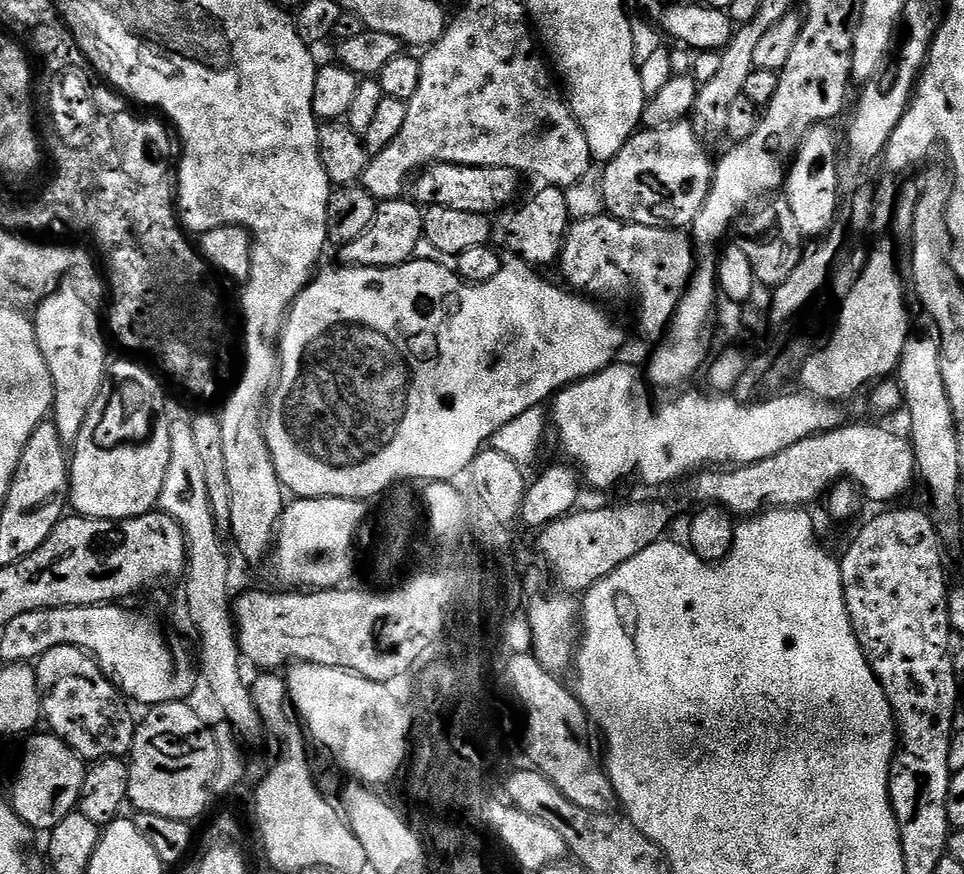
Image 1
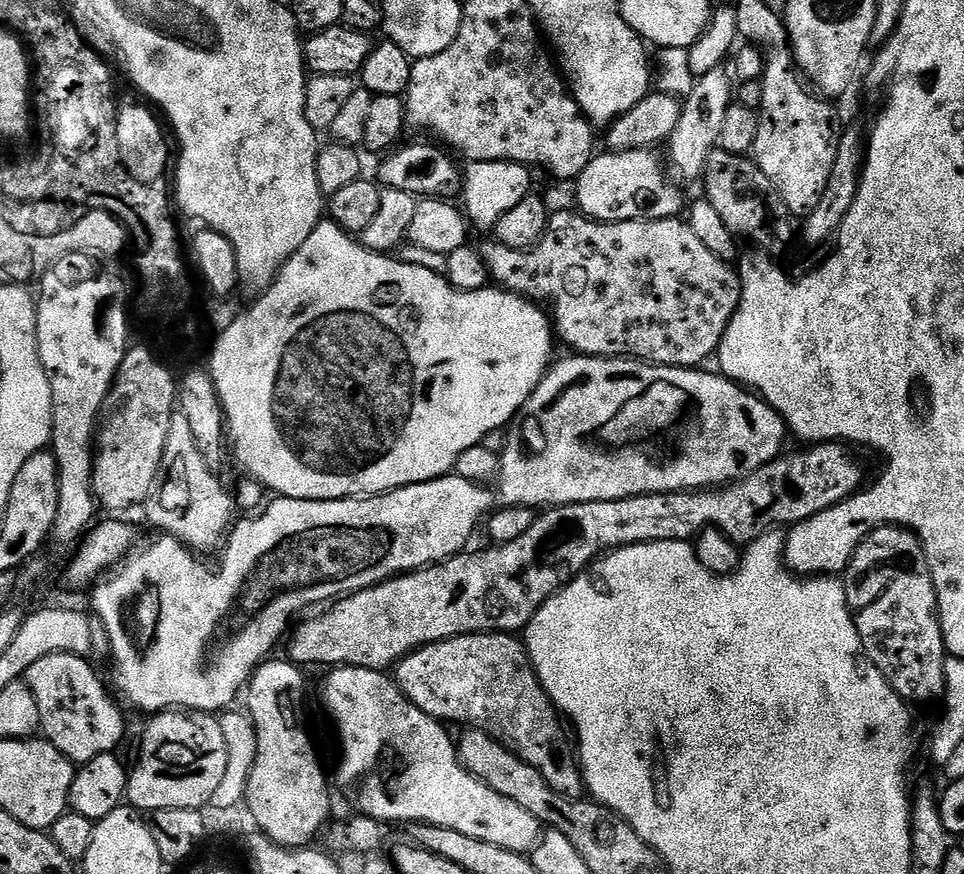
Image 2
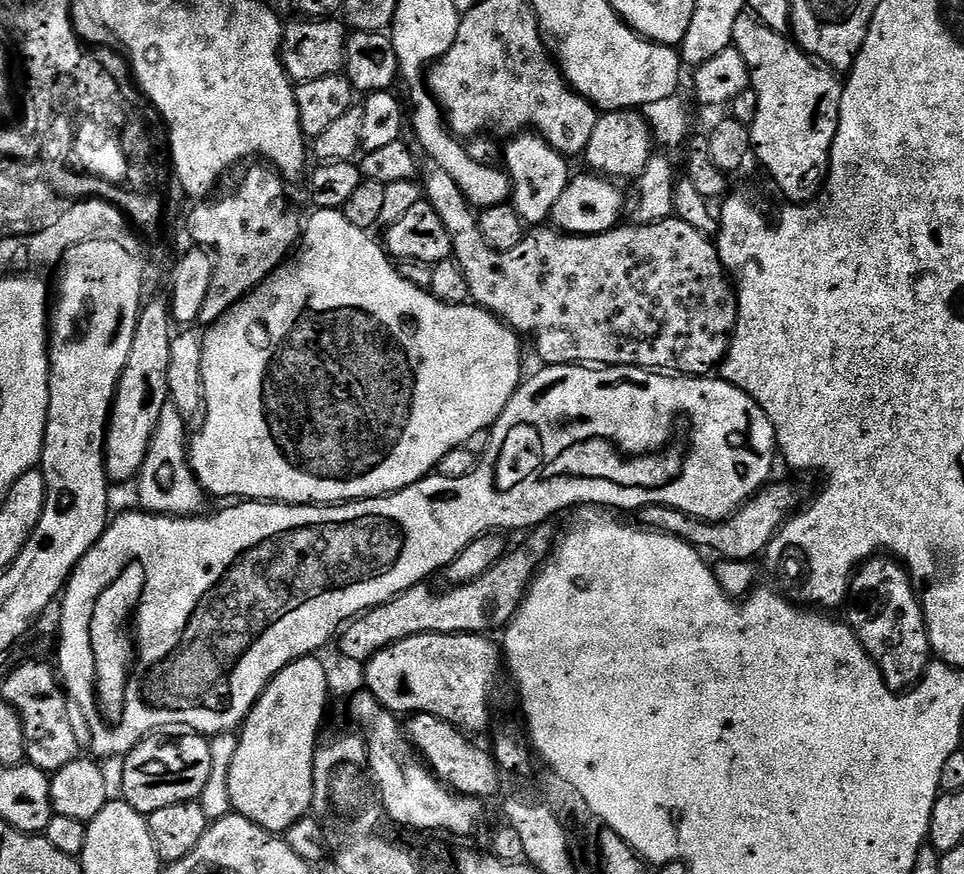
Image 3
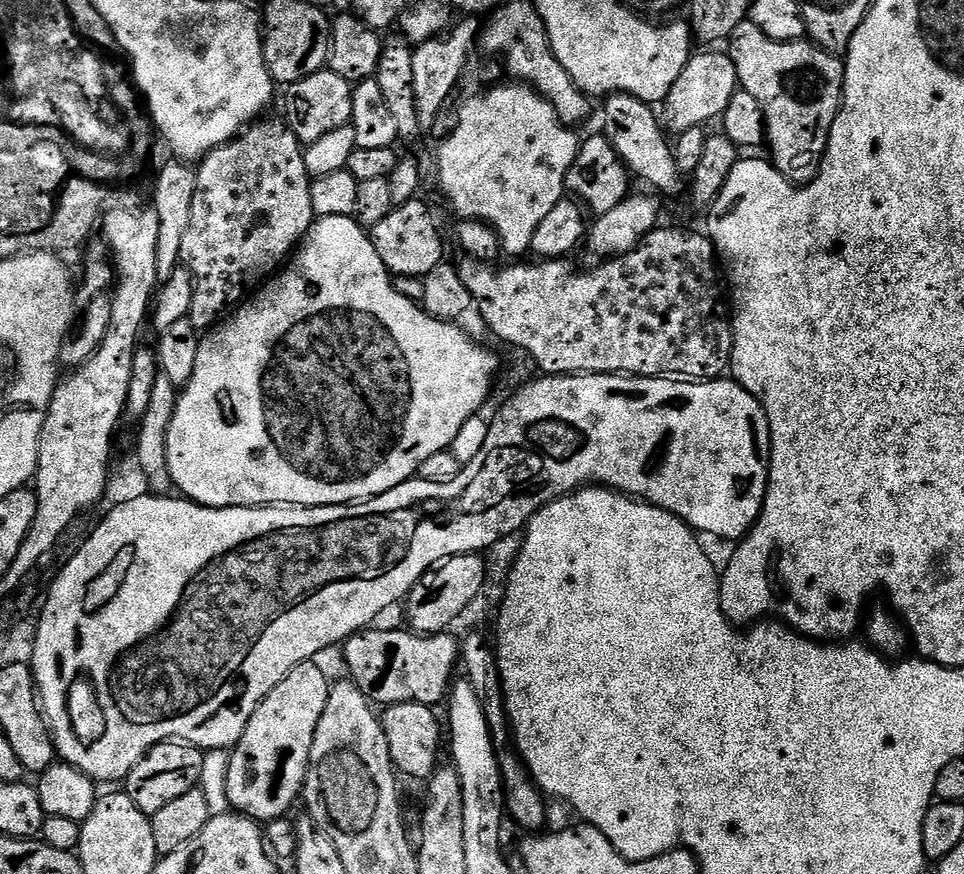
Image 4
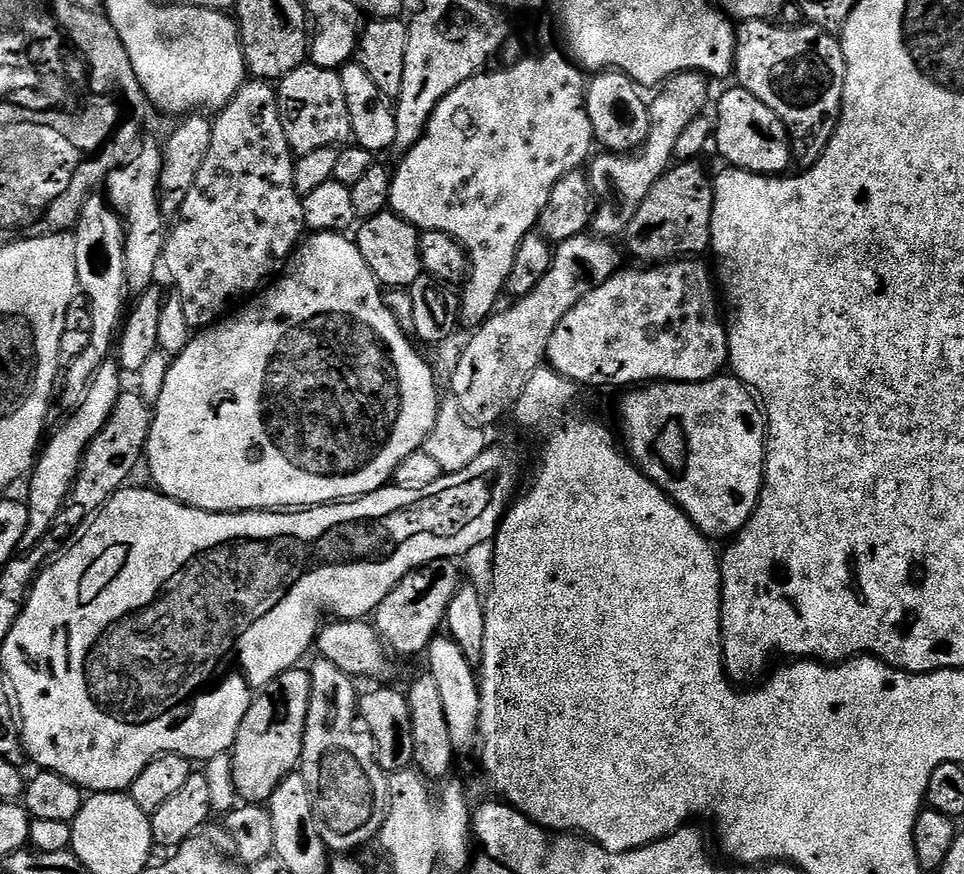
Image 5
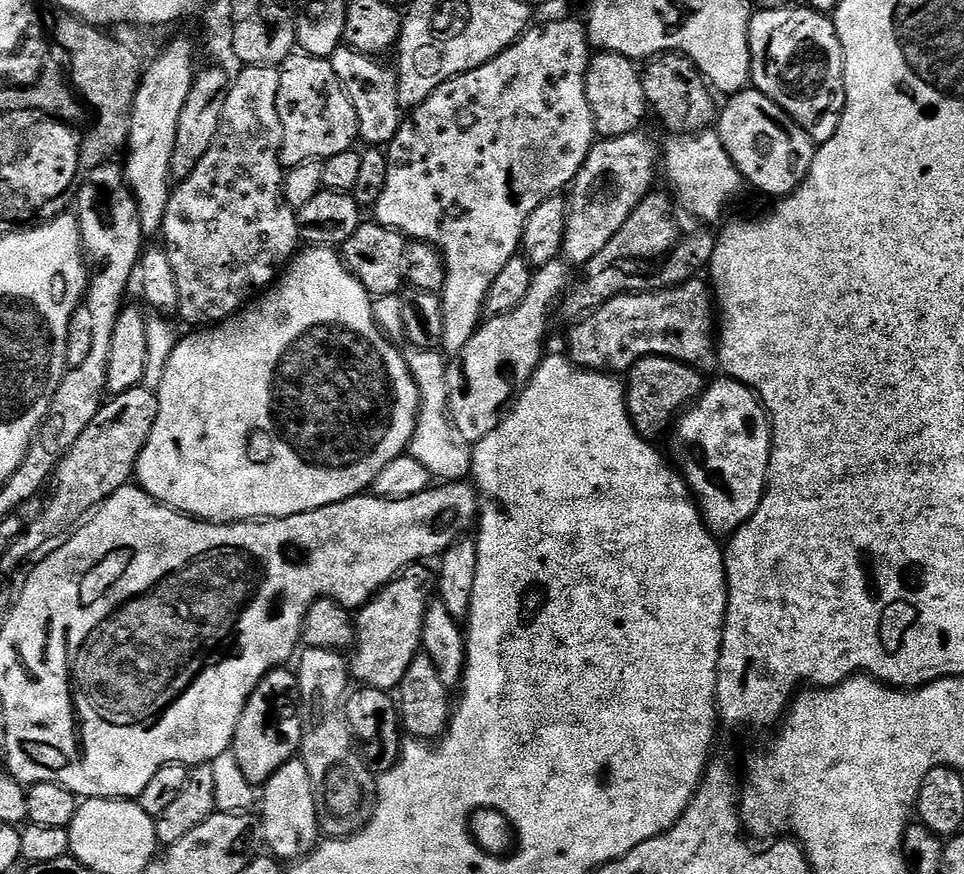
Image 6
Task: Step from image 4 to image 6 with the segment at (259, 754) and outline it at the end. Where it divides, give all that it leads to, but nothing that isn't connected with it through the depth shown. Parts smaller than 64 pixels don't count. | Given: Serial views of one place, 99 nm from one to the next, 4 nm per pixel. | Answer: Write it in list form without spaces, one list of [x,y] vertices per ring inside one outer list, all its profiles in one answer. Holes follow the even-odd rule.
[[[281,666],[273,672],[267,672],[260,685],[250,694],[242,710],[242,718],[238,718],[230,751],[249,784],[262,786],[272,777],[274,770],[293,760],[299,753],[303,733],[304,721],[300,711],[296,674]]]

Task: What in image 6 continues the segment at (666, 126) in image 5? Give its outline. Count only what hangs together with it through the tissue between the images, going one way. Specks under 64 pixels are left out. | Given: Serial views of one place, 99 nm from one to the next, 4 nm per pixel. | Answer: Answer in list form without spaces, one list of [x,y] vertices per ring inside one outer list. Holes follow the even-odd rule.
[[[642,130],[630,134],[605,137],[595,141],[589,150],[586,162],[578,170],[576,179],[570,185],[570,199],[568,200],[568,215],[564,222],[564,248],[562,256],[569,265],[583,266],[598,254],[598,250],[606,247],[606,242],[626,226],[626,218],[634,214],[634,210],[653,191],[652,183],[658,172],[658,146],[643,133]]]

